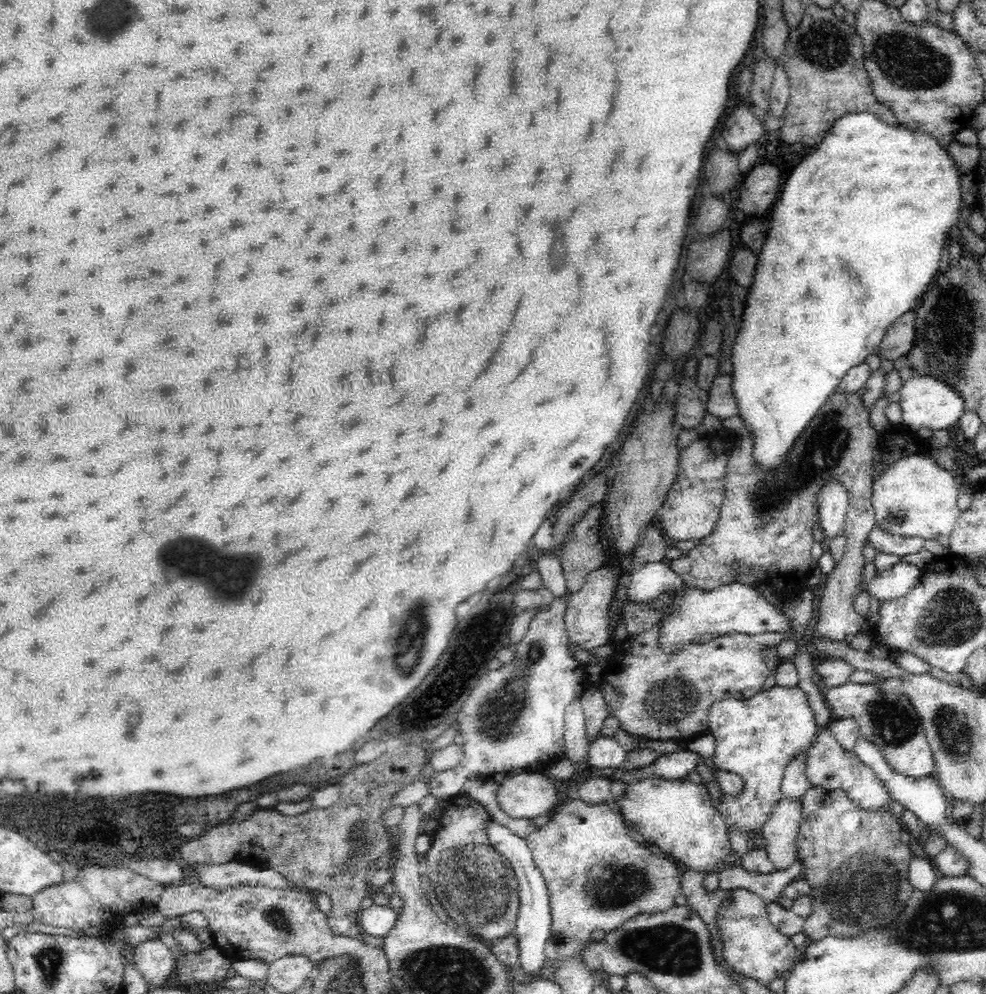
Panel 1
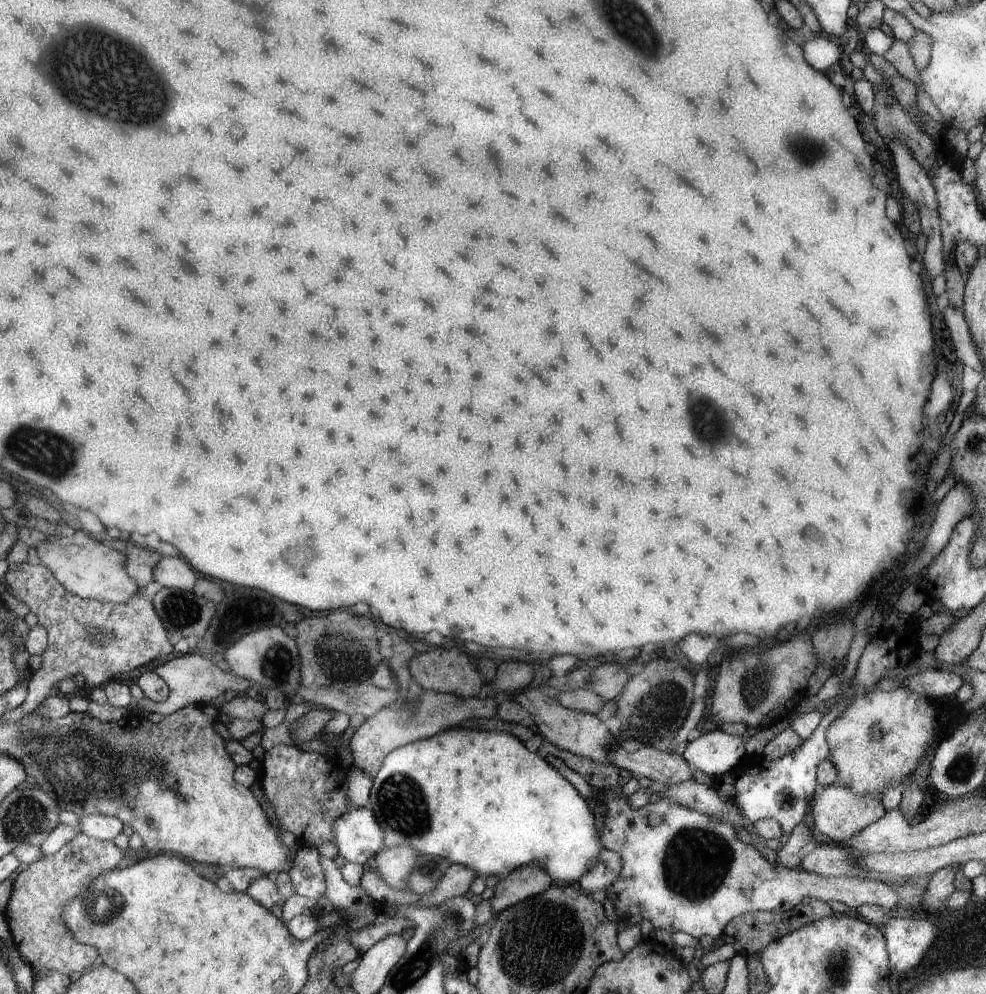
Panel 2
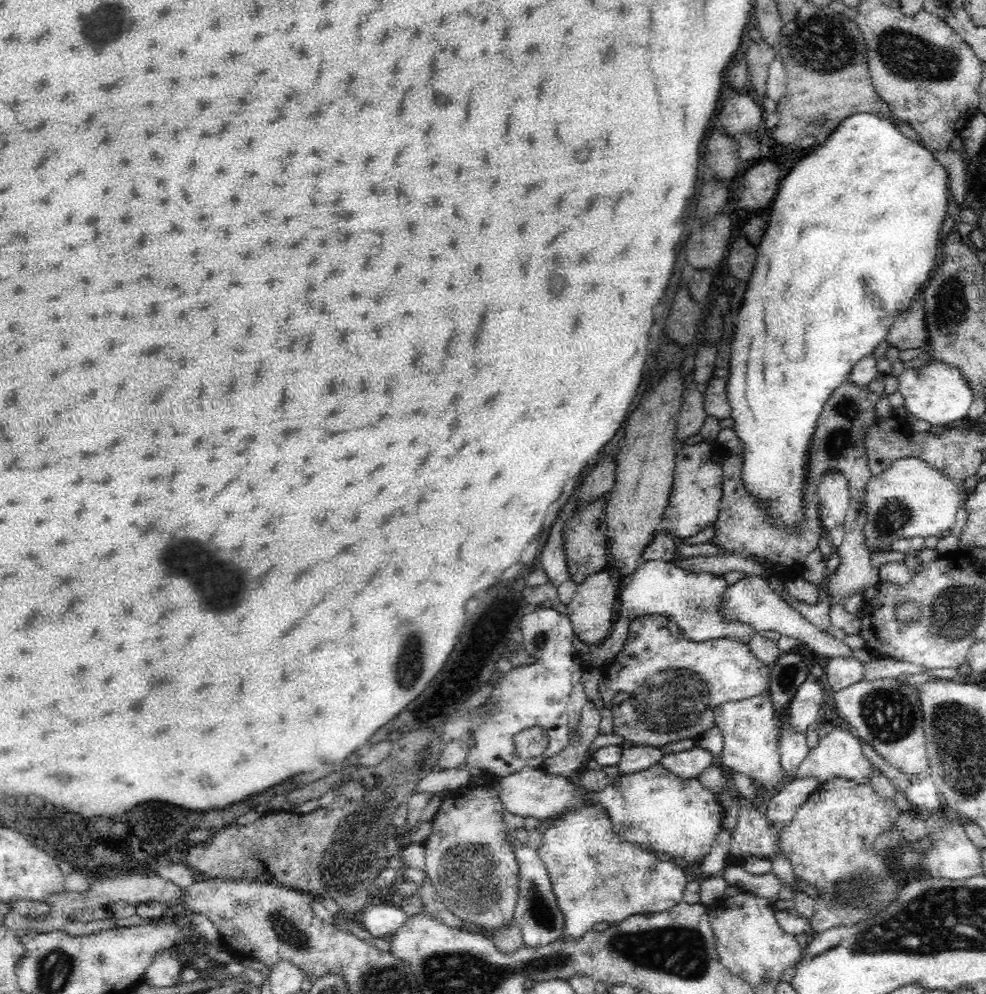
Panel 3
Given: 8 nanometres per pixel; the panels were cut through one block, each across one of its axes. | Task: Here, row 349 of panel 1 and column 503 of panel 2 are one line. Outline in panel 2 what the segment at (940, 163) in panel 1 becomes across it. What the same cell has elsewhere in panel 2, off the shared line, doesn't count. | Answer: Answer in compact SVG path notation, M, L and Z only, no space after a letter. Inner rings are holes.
M451 728L451 730L439 732L439 734L431 736L431 738L417 740L413 744L397 748L395 752L391 752L383 760L383 766L379 768L379 774L373 778L373 786L371 786L371 792L369 792L367 808L373 812L377 824L381 826L381 830L385 834L383 844L381 844L381 848L377 852L385 852L385 850L397 848L397 846L401 846L401 848L411 846L421 856L439 856L439 858L449 860L451 864L467 866L473 872L477 872L477 878L479 876L485 876L485 878L487 876L495 876L497 880L503 880L513 870L537 864L541 868L541 872L545 872L545 876L551 878L551 886L577 886L581 876L587 874L599 862L601 850L605 850L605 846L601 842L601 836L597 834L597 828L593 824L593 810L579 796L579 792L551 764L547 764L537 752L525 750L521 740L517 740L515 736L505 734L505 732L479 732L479 730Z

